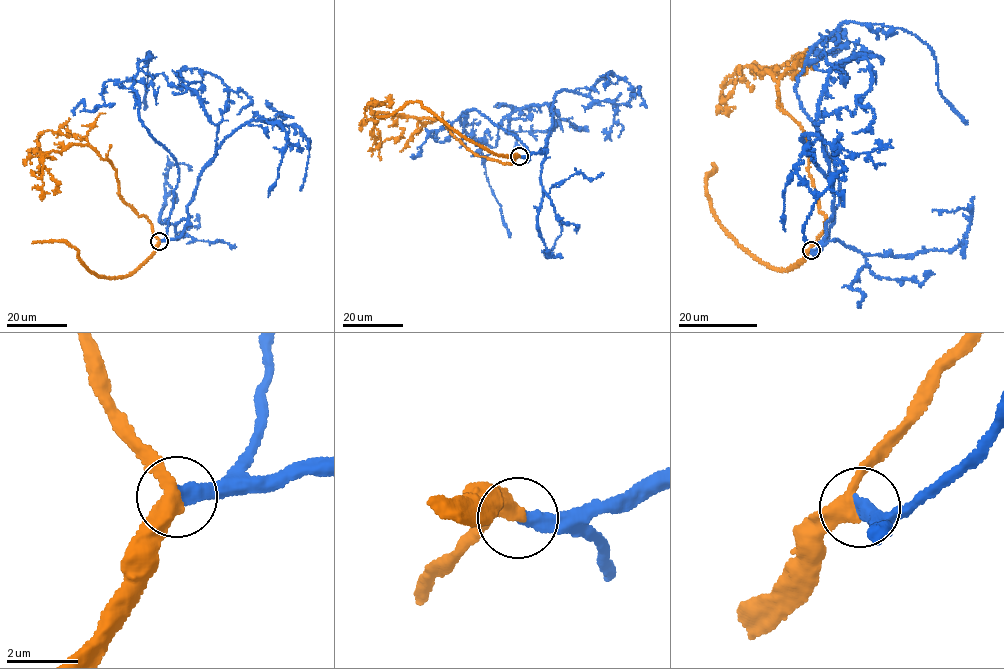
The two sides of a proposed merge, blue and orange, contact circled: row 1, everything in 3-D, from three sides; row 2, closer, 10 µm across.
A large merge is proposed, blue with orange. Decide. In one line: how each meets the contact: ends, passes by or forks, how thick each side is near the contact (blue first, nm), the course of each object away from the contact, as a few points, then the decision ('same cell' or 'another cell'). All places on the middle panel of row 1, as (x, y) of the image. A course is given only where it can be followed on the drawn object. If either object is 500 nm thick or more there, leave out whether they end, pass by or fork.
blue ends; orange passes by; calibres 440 and 400 nm; course blue (520, 157), (528, 160), (529, 155), (513, 134), (474, 108), (460, 115), (465, 132), (479, 144), (511, 238); course orange (520, 156), (504, 163), (477, 156), (440, 120), (378, 112), (374, 142), (396, 137), (400, 128); same cell

